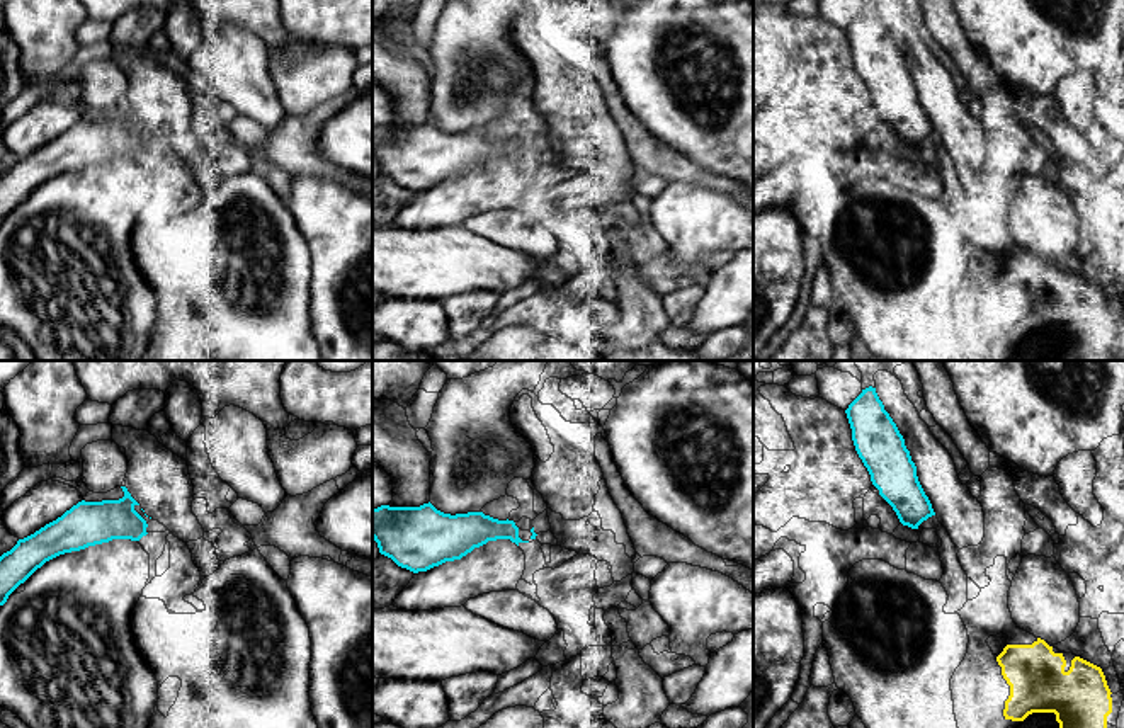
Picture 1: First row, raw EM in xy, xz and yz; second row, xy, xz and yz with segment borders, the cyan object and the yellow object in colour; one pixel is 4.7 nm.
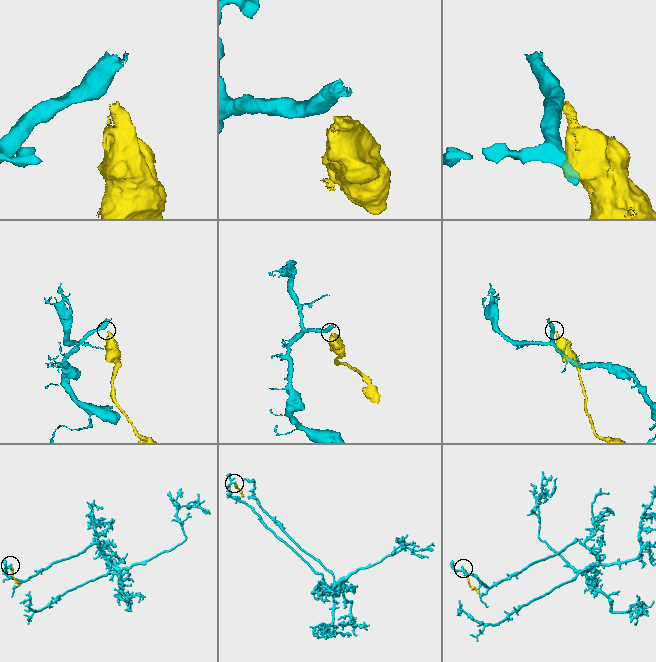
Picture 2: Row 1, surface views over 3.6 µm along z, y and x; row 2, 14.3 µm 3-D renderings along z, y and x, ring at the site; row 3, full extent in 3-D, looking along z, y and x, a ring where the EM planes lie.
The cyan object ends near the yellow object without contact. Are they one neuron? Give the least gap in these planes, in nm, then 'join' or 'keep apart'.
700 nm | keep apart

